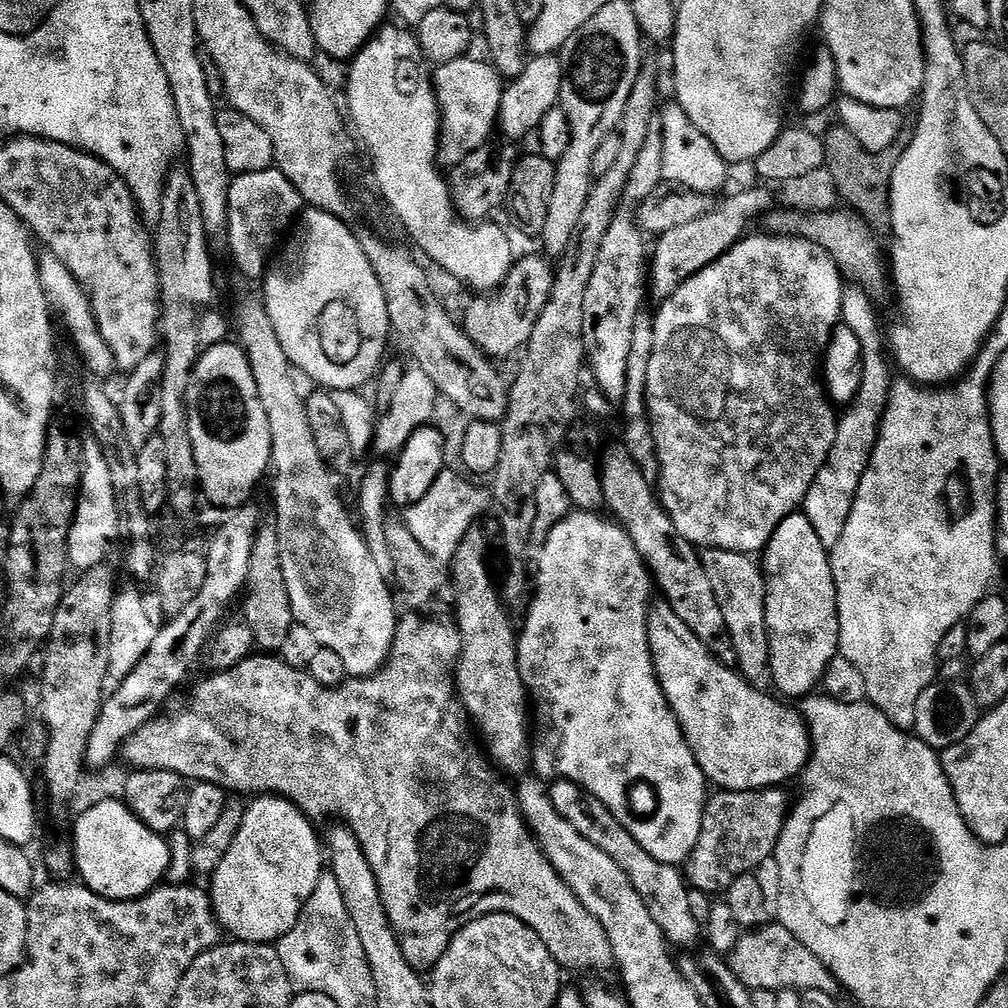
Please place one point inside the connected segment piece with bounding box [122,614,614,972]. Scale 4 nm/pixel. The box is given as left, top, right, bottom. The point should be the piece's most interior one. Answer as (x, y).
(391, 755)

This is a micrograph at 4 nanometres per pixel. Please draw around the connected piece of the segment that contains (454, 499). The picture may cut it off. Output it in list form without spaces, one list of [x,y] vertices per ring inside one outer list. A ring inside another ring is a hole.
[[[444,470],[437,478],[433,485],[430,486],[429,492],[417,504],[412,504],[406,508],[402,519],[404,525],[418,538],[418,546],[434,558],[448,562],[451,561],[452,555],[458,550],[462,538],[468,529],[477,523],[476,520],[487,509],[490,504],[490,496],[487,491],[475,488],[471,484],[471,479],[465,478],[459,471],[450,472]],[[468,479],[468,480],[463,480]]]

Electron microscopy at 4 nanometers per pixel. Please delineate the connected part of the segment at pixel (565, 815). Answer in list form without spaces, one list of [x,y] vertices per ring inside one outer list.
[[[558,779],[548,784],[547,790],[554,810],[558,810],[558,814],[562,814],[562,818],[570,822],[570,826],[574,826],[578,834],[582,834],[582,838],[608,854],[627,874],[654,922],[658,922],[658,926],[664,931],[664,939],[669,945],[692,944],[696,939],[701,939],[702,924],[699,919],[696,921],[696,916],[692,913],[692,904],[688,901],[690,888],[686,883],[685,873],[679,867],[650,858],[650,854],[646,854],[646,850],[642,850],[642,846],[634,842],[632,835],[618,822],[618,818],[614,818],[614,814],[610,814],[610,810],[606,810],[606,806],[602,806],[602,802],[595,800],[585,788],[579,788],[569,780]]]

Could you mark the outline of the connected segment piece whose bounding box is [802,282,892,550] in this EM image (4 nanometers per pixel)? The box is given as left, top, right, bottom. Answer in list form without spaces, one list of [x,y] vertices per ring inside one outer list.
[[[852,282],[845,285],[841,323],[853,330],[859,345],[862,346],[862,382],[859,383],[858,394],[845,411],[847,413],[845,416],[843,413],[837,423],[830,454],[822,470],[818,470],[818,478],[814,478],[802,505],[804,516],[810,520],[810,526],[814,526],[814,531],[824,548],[829,550],[837,544],[845,529],[862,474],[868,469],[869,458],[877,442],[880,420],[889,402],[889,390],[892,385],[891,367],[886,353],[886,338],[883,329],[880,330],[878,326],[873,304],[873,299],[865,294],[864,288],[859,284]]]

